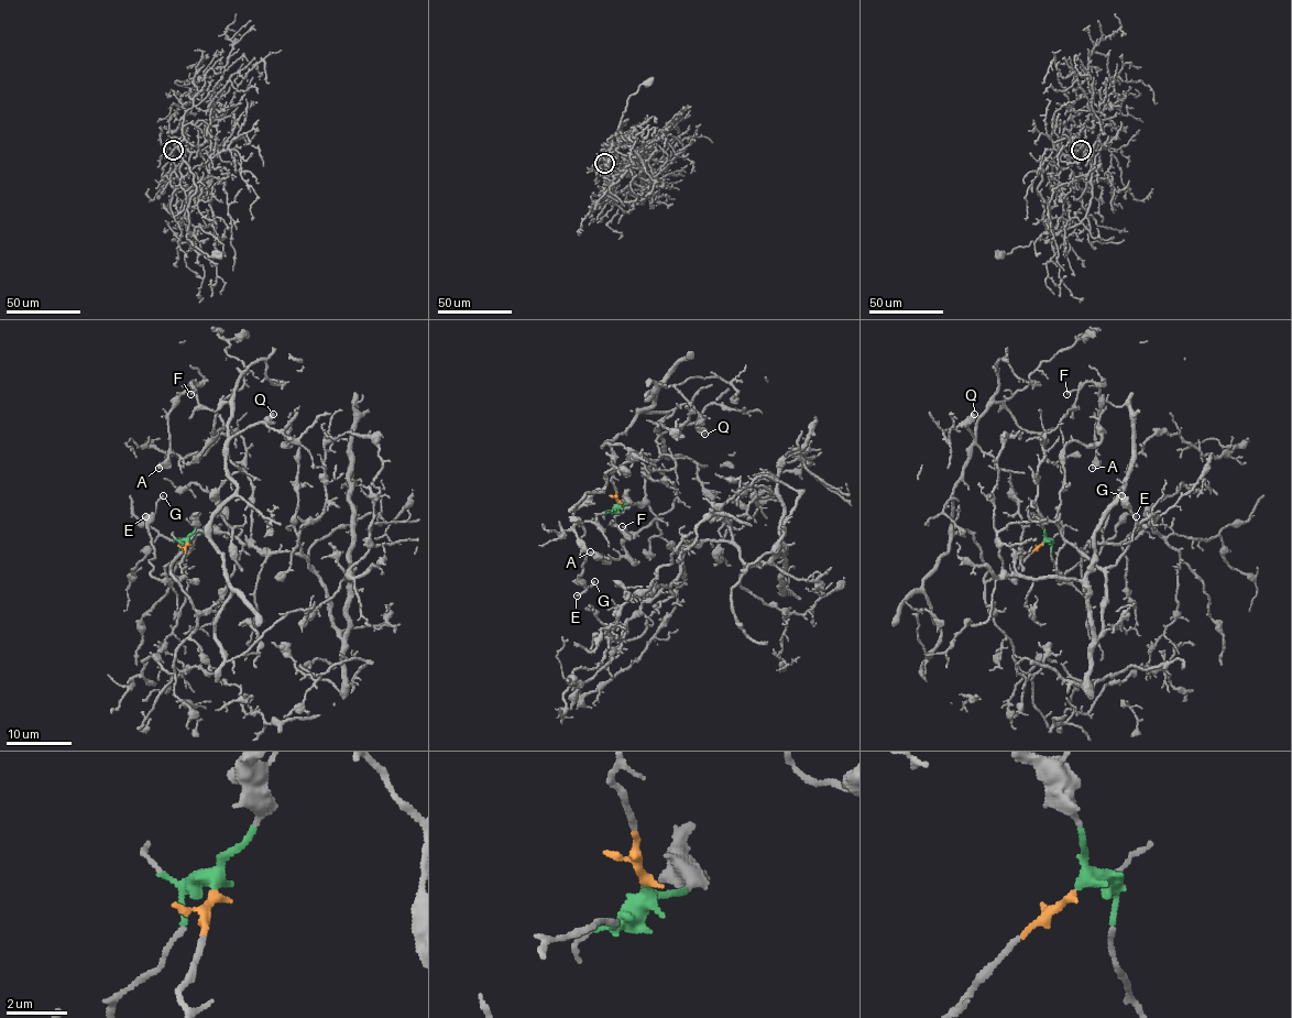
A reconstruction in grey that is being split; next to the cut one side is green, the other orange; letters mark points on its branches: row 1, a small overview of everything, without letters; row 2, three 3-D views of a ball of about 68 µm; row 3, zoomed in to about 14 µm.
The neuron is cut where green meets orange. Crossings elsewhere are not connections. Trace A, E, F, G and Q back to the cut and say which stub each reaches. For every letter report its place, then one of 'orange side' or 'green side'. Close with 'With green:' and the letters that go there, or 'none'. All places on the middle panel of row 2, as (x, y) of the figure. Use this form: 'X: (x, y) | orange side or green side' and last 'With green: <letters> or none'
A: (590, 551) | orange side
E: (577, 595) | green side
F: (622, 526) | orange side
G: (594, 581) | green side
Q: (704, 434) | orange side
With green: E, G

